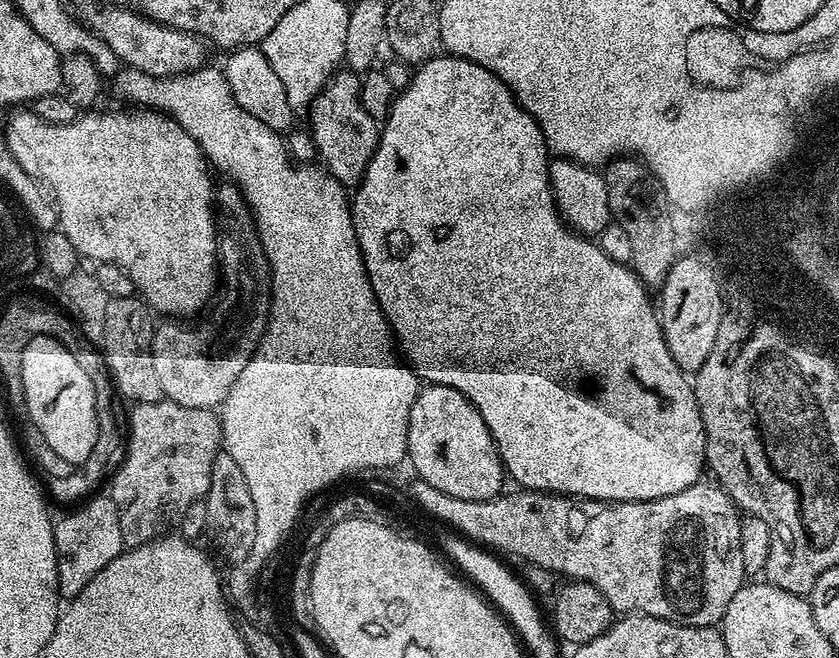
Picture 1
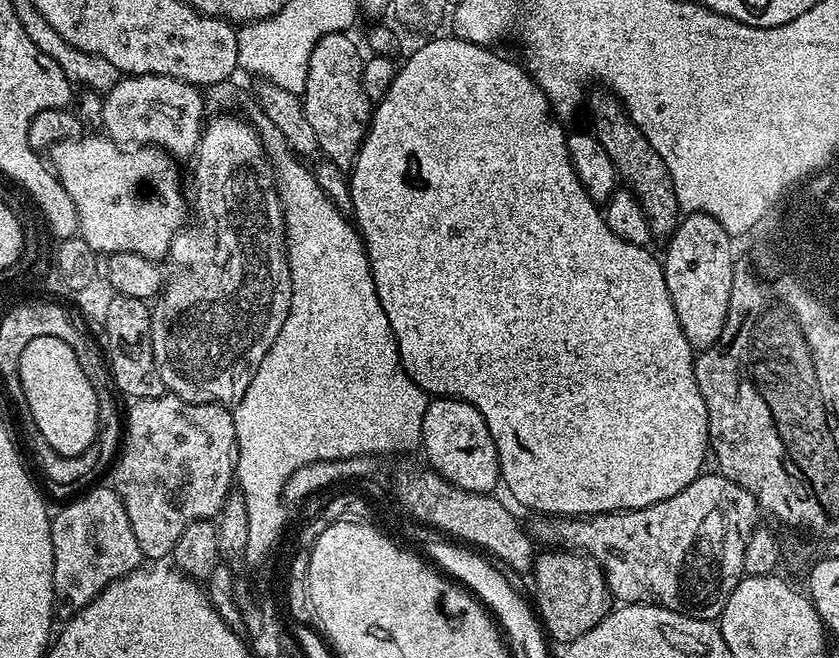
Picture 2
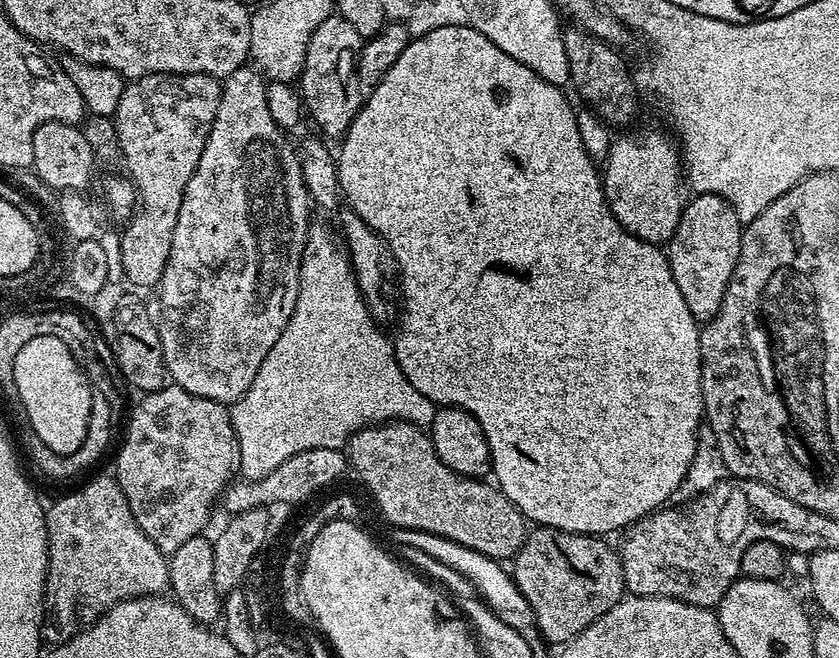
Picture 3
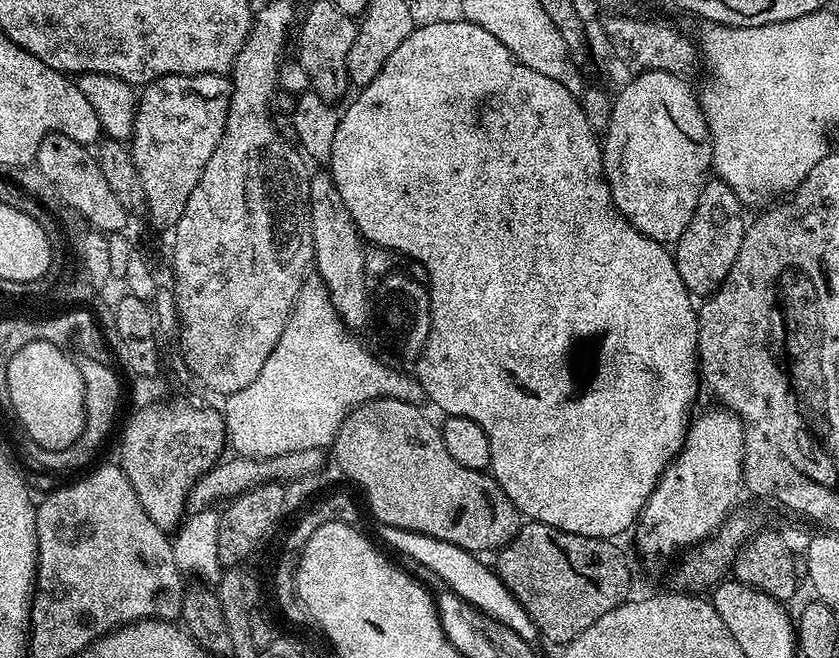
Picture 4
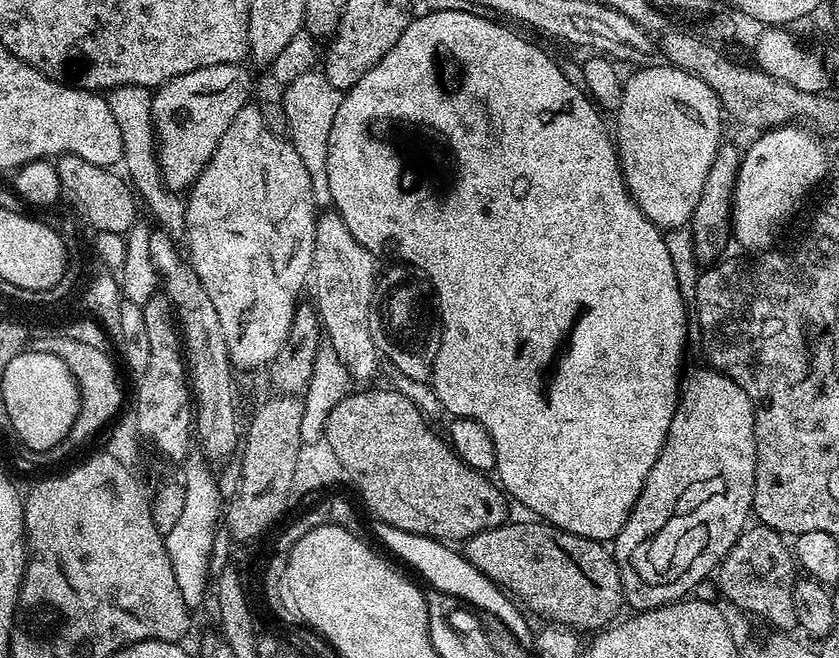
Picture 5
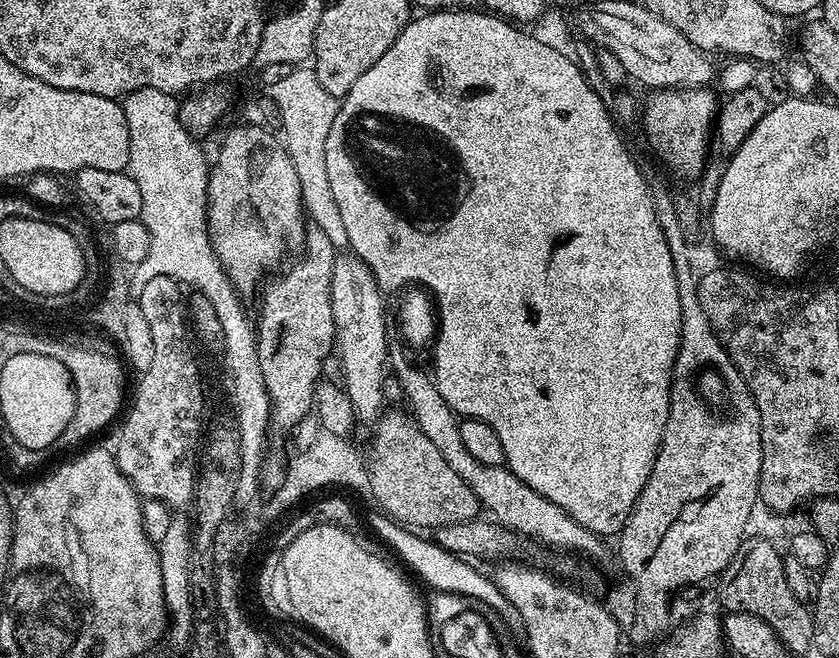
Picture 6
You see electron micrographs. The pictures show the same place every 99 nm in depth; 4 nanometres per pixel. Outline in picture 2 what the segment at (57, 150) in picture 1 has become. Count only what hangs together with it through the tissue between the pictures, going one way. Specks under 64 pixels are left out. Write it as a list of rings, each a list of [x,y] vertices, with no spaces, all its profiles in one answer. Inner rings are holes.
[[[81,134],[52,145],[50,168],[62,182],[66,194],[74,198],[74,206],[78,206],[78,235],[88,242],[97,254],[133,252],[160,262],[163,256],[165,259],[169,255],[172,239],[185,227],[190,216],[186,188],[185,185],[184,188],[180,185],[180,172],[176,169],[177,161],[163,148],[155,146],[140,146],[132,150],[136,152],[123,152],[120,148],[123,147],[107,135]]]

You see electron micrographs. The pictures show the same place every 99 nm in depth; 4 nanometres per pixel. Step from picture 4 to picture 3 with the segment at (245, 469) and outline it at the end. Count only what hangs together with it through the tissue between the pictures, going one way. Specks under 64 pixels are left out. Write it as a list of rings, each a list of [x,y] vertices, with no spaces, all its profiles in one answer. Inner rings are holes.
[[[316,447],[314,450],[306,450],[292,455],[276,467],[268,475],[258,480],[236,478],[227,485],[221,493],[220,504],[231,515],[240,514],[244,511],[255,510],[274,502],[288,502],[295,506],[312,494],[317,495],[324,485],[334,484],[344,472],[348,470],[349,460],[343,449],[330,447]]]

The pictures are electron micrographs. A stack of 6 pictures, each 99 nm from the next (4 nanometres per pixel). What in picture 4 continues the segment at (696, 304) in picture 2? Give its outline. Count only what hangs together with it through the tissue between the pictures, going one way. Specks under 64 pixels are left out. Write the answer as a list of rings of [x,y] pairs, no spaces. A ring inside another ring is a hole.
[[[719,178],[707,179],[690,224],[674,244],[676,269],[685,287],[702,286],[711,289],[724,280],[730,266],[733,265],[734,258],[738,256],[738,250],[741,249],[746,227],[742,211],[743,205],[731,186]]]

